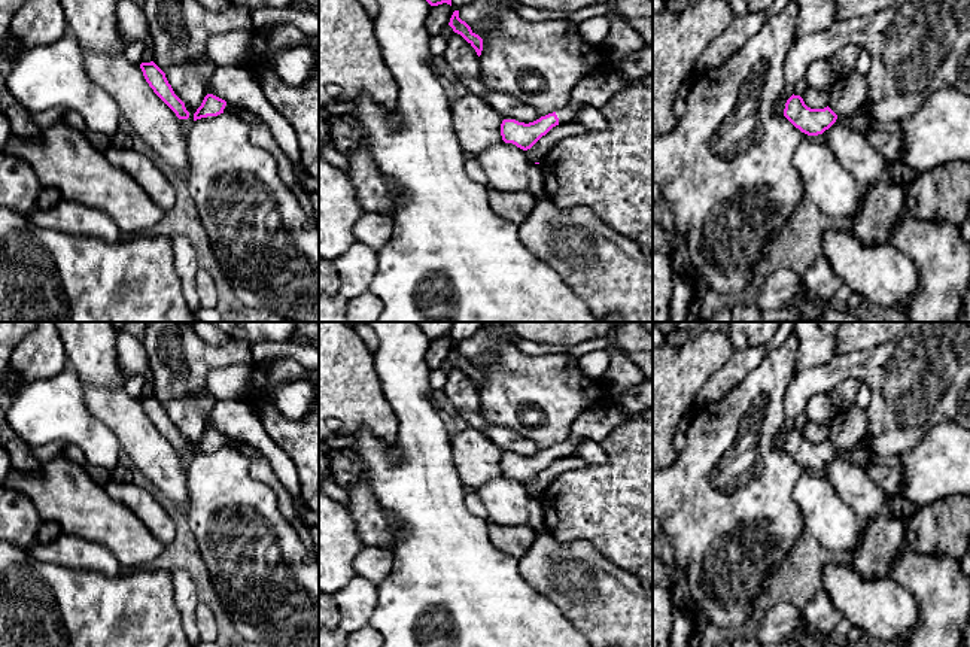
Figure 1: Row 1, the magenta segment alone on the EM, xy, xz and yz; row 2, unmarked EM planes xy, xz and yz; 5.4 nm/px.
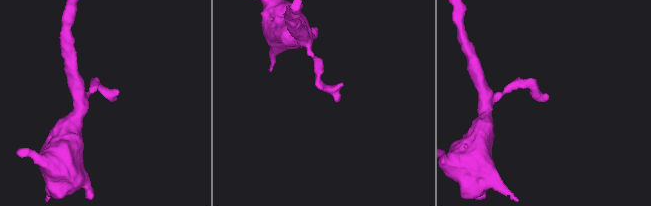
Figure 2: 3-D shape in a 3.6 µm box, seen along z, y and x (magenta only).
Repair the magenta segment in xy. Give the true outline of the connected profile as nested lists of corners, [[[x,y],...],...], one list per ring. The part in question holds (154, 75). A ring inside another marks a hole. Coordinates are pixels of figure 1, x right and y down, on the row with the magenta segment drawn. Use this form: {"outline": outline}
{"outline": [[[142,63],[140,69],[153,92],[176,113],[179,119],[188,119],[185,103],[174,94],[165,73],[153,63]]]}

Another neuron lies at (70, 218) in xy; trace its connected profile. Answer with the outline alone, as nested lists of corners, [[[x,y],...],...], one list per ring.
[[[61,200],[48,210],[36,210],[31,219],[37,227],[60,234],[86,236],[107,243],[122,237],[107,213],[69,200]]]

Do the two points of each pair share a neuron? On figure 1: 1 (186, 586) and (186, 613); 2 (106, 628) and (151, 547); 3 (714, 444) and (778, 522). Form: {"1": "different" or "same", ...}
{"1": "same", "2": "different", "3": "same"}

